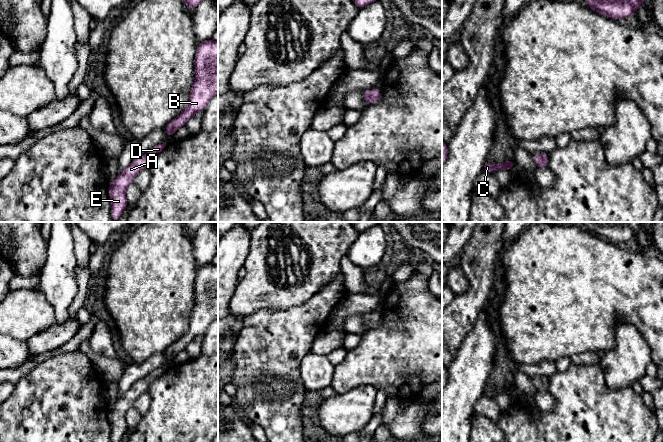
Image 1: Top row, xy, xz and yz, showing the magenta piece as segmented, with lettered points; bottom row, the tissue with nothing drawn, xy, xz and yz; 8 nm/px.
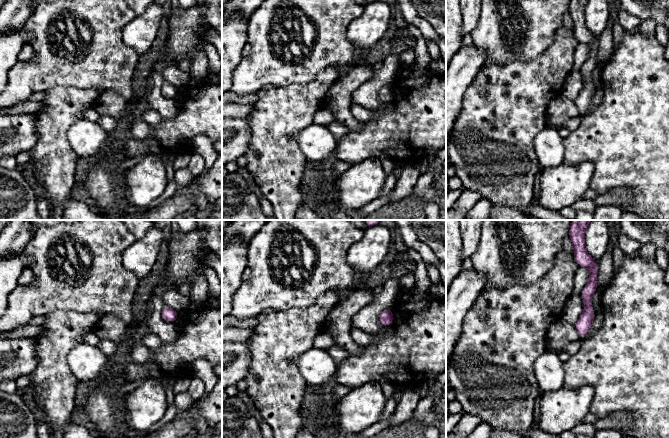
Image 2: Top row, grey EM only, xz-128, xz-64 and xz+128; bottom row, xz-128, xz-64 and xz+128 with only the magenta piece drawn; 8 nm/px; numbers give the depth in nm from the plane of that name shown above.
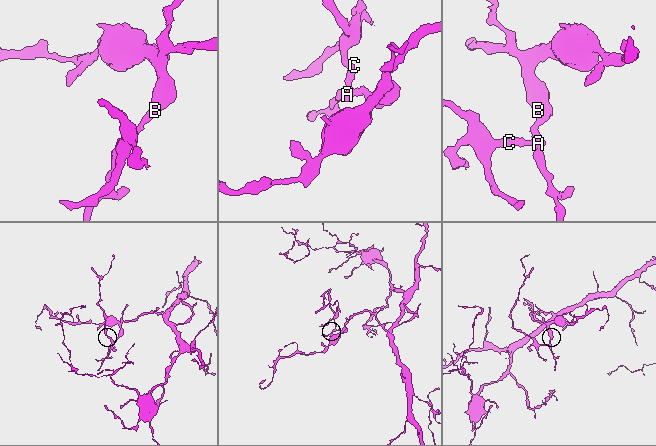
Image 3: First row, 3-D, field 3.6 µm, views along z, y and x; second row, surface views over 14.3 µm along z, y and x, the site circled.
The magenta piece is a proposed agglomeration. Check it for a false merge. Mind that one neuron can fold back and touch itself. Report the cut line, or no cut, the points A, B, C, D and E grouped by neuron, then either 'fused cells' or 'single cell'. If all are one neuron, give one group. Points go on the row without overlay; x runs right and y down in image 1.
cut none; groups A B C D E; single cell

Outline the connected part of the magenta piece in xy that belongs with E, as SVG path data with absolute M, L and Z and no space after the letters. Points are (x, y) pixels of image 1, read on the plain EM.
M165 368L155 369L146 378L135 382L131 388L122 395L120 399L110 405L109 422L112 427L112 442L121 441L123 435L128 429L126 421L127 411L133 407L134 402L141 394L148 391L149 383L155 378L161 376L165 370Z

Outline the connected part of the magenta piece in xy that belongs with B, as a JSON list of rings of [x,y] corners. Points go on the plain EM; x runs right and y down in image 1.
[[[212,261],[197,270],[195,277],[195,303],[190,323],[183,336],[164,352],[170,363],[173,358],[198,335],[205,334],[209,325],[218,317],[218,267]]]

